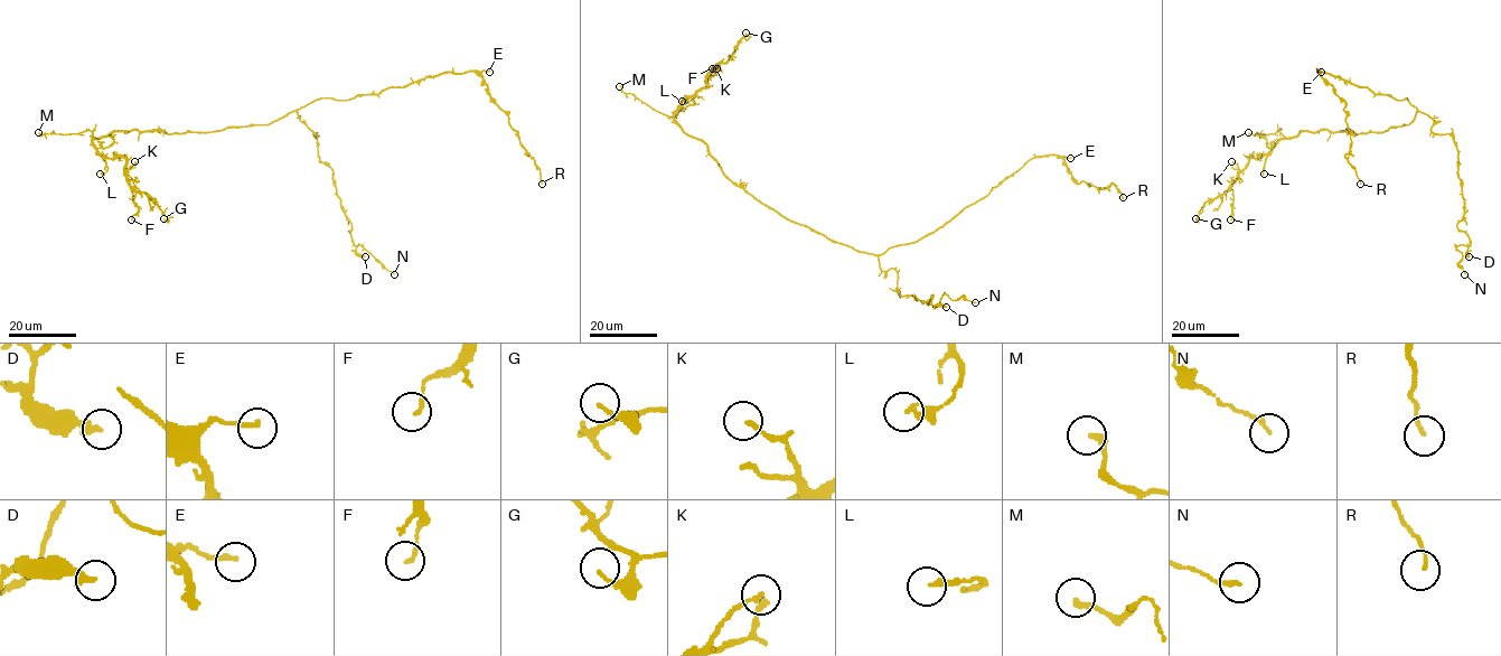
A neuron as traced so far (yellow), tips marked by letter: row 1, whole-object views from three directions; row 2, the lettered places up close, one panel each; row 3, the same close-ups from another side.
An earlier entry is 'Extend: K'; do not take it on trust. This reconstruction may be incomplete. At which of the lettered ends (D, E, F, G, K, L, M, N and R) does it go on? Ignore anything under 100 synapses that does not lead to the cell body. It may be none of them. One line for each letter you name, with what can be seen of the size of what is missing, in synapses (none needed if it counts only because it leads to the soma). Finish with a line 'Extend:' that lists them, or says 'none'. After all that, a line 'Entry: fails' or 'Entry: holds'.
Extend: M
Entry: fails

